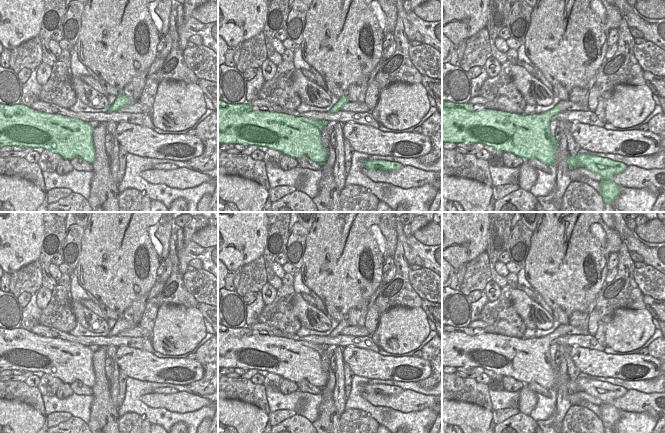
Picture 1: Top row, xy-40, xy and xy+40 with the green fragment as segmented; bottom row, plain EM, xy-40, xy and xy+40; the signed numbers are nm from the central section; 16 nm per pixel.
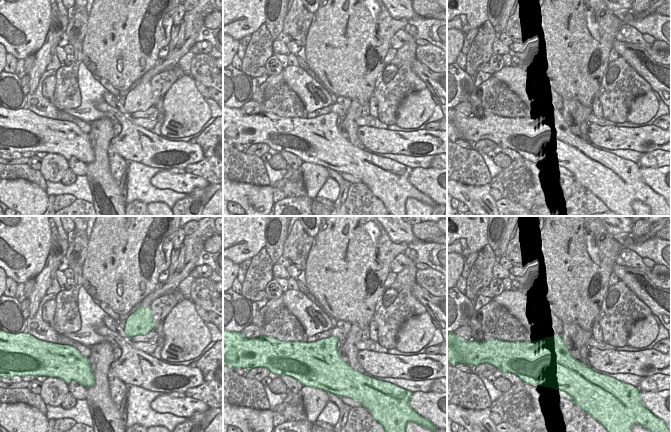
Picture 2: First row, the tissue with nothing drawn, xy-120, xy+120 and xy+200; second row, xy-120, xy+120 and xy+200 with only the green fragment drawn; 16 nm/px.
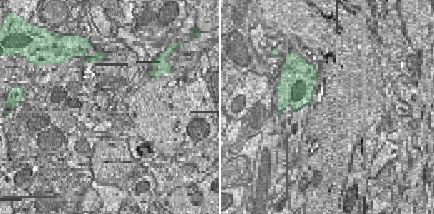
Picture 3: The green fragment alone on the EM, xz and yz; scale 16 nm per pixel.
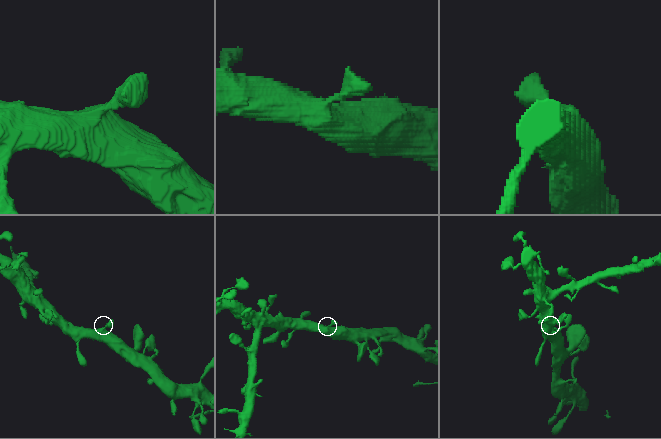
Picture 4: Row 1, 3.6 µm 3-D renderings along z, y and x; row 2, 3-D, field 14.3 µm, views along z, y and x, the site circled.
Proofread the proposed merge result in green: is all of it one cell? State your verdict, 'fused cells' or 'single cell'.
single cell

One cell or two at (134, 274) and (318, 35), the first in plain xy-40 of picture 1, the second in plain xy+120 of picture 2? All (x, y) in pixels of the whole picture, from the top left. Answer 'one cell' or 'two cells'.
one cell

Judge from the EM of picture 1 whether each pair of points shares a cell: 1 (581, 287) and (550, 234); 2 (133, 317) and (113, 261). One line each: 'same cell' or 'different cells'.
1: same cell
2: different cells

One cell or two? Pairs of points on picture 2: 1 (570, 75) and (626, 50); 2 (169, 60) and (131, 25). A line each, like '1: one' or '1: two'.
1: two
2: two

